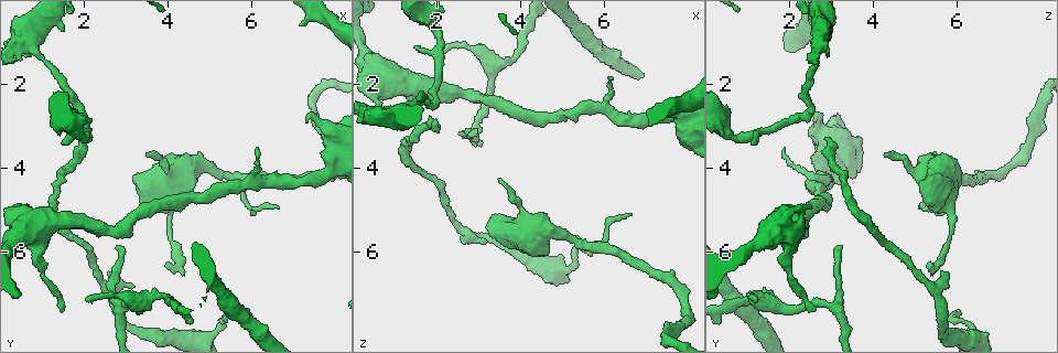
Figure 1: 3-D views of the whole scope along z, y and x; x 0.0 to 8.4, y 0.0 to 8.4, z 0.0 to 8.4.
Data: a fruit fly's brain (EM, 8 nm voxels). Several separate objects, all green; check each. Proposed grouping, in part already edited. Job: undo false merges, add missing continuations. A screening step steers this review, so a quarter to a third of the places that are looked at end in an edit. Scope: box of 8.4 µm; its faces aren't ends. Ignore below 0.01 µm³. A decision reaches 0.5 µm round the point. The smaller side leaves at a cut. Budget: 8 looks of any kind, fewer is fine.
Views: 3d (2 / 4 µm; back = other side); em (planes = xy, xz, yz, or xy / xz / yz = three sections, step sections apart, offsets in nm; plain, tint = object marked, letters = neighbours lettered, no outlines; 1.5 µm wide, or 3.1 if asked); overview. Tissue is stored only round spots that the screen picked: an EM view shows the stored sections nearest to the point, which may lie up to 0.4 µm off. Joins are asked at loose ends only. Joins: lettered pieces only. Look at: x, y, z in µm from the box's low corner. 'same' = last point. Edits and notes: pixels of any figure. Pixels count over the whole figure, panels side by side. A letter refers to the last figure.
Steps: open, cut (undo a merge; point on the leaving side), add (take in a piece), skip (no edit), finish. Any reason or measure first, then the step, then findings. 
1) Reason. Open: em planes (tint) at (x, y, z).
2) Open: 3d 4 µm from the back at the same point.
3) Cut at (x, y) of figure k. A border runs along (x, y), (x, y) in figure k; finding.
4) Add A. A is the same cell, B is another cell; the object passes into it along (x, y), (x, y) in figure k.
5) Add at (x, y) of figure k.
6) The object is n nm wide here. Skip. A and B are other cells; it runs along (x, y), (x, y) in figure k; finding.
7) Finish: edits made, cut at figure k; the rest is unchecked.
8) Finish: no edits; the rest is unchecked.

Tapers out. Open: em planes (letters) at (3.50, 3.60, 4.25).

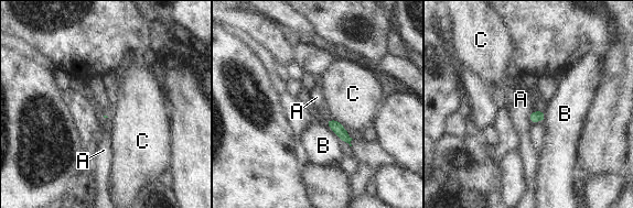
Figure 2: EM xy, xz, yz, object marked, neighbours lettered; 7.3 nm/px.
Skip. A, B and C are other cells; a border runs along (529, 112), (528, 119), (530, 123) in figure 2; none of them fits.

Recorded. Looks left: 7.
Free end. Open: em planes (plain) at (2.00, 3.25, 2.90).

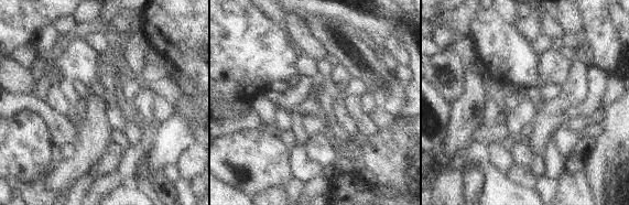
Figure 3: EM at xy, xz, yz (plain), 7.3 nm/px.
See the neighbours. Open: em planes (letters) at the same point.

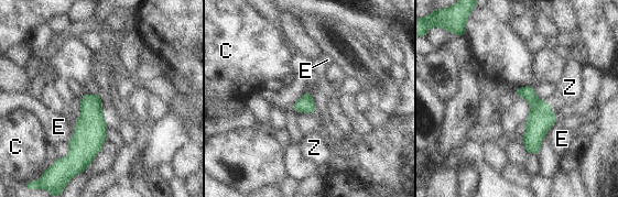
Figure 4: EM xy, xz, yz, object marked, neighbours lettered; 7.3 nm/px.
Add Z. Z is the same cell, C and E are other cells; the object passes into it along (541, 118), (551, 108), (570, 87) in figure 4; the neuron continues.

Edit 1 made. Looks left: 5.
Open: 3d 4 µm at (7.25, 2.80, 2.65).

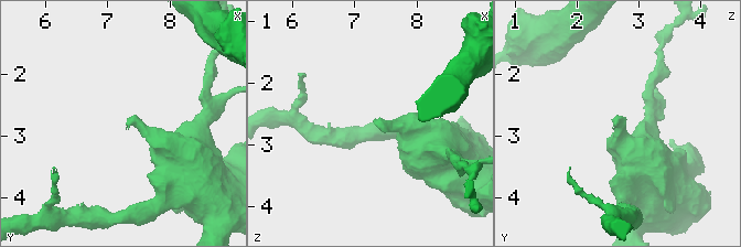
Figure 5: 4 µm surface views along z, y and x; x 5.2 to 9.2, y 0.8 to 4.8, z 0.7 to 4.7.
Shape alone is not enough. Open: em xz step 4 (letters) at (7.25, 2.80, 2.60).

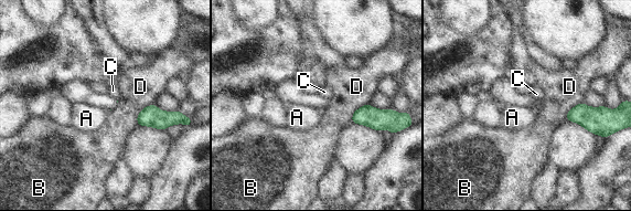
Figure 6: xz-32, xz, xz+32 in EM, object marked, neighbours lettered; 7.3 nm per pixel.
Open: em planes (letters) at the same point.

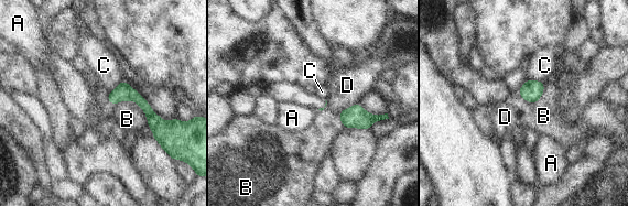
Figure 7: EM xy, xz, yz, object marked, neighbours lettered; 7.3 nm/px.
The longest contact is with D, 260 nm. Skip. A, B, C and D are other cells; a border runs along (527, 79), (539, 79), (542, 83) in figure 7; none of them fits.

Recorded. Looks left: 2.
Finish: edits made, add at figure 4; the rest is unchecked.

